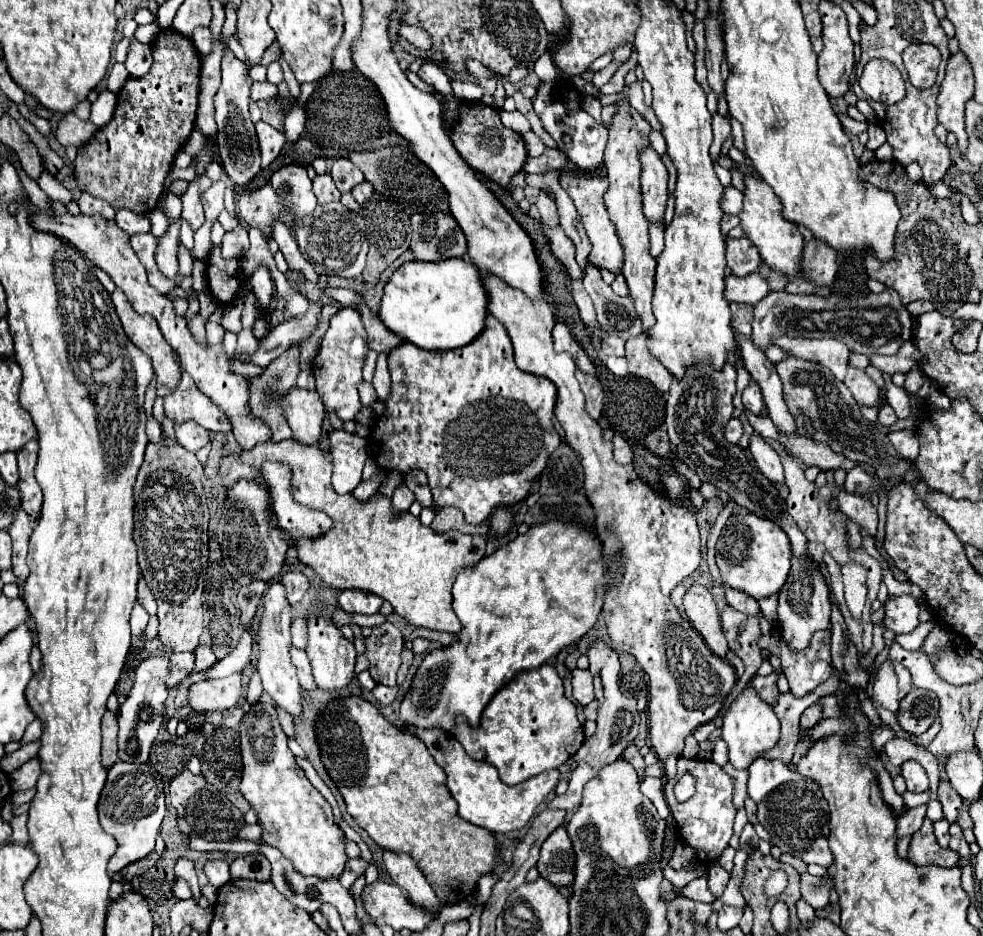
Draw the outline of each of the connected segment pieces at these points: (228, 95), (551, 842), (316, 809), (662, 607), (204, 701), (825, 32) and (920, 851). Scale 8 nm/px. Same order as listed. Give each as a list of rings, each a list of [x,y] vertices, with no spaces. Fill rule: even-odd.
[[[226,47],[226,55],[222,57],[222,85],[218,93],[214,95],[216,105],[216,123],[218,123],[218,149],[220,149],[220,161],[228,177],[234,185],[242,187],[246,185],[258,171],[260,171],[260,149],[254,125],[250,121],[248,113],[250,103],[250,77],[248,69],[244,67],[244,61],[236,59],[236,55]]]
[[[558,827],[542,845],[540,859],[536,869],[542,879],[550,879],[552,885],[568,887],[572,885],[572,869],[574,869],[574,853],[572,843],[568,839],[566,827]]]
[[[256,703],[242,717],[240,749],[244,761],[240,791],[258,811],[258,823],[264,827],[262,841],[276,847],[302,875],[316,875],[322,879],[338,877],[348,861],[340,843],[344,833],[334,823],[330,803],[308,781],[304,769],[298,767],[278,713],[272,711],[272,707],[266,709],[264,703]]]
[[[480,271],[482,285],[488,293],[488,313],[494,315],[508,331],[512,345],[514,345],[514,357],[516,365],[530,375],[544,375],[548,377],[556,389],[558,389],[558,401],[556,401],[556,417],[560,425],[566,431],[566,443],[580,453],[582,467],[584,467],[584,489],[590,499],[590,503],[596,509],[596,531],[602,537],[604,543],[604,559],[616,561],[620,559],[620,571],[616,563],[610,567],[610,577],[606,577],[606,595],[604,595],[604,621],[608,627],[608,635],[612,641],[612,647],[620,653],[626,651],[636,657],[638,665],[648,675],[650,685],[650,699],[648,699],[648,717],[650,717],[650,743],[654,745],[656,757],[660,763],[666,763],[668,755],[682,755],[684,739],[700,725],[712,721],[726,695],[732,691],[736,683],[736,673],[728,665],[728,661],[720,659],[710,651],[710,647],[704,643],[700,633],[690,625],[690,621],[678,613],[678,609],[670,601],[670,591],[684,581],[684,577],[690,577],[698,571],[702,553],[700,553],[700,535],[696,525],[696,513],[686,507],[678,505],[664,495],[654,493],[632,467],[620,467],[612,459],[612,443],[606,443],[602,439],[600,427],[596,421],[586,413],[584,409],[584,395],[580,391],[580,385],[574,377],[576,365],[572,363],[572,357],[566,353],[554,353],[552,349],[552,337],[550,331],[554,327],[554,315],[546,301],[530,301],[522,291],[516,291],[508,287],[502,279],[496,279],[494,275],[486,275],[486,271]]]
[[[242,673],[224,679],[204,679],[190,685],[188,703],[194,711],[230,711],[242,697]]]
[[[832,1],[820,3],[820,15],[822,15],[822,39],[824,49],[818,55],[818,77],[822,87],[830,97],[842,97],[850,91],[850,75],[854,71],[854,43],[848,33],[848,21],[842,7],[838,7]]]
[[[924,819],[922,827],[914,833],[910,841],[908,861],[914,865],[940,865],[940,867],[956,867],[960,861],[960,855],[952,849],[942,849],[936,843],[936,835],[932,831],[934,823],[930,819]]]

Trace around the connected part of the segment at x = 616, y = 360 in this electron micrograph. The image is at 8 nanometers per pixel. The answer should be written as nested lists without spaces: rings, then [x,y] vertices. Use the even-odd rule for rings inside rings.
[[[608,357],[606,359],[606,367],[614,375],[620,375],[620,377],[628,375],[628,361],[624,357]]]

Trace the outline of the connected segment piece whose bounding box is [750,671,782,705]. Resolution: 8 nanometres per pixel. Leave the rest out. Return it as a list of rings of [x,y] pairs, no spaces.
[[[774,671],[774,673],[766,675],[766,677],[760,677],[760,675],[758,675],[758,677],[754,677],[752,683],[750,683],[750,687],[752,687],[756,693],[760,693],[760,699],[768,701],[768,705],[774,705],[776,699],[780,697],[780,689],[776,687],[776,681],[778,681],[780,673],[782,673],[782,671]]]

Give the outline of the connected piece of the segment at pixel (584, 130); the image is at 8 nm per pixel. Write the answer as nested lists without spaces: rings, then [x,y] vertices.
[[[542,83],[538,87],[538,95],[534,99],[534,111],[540,117],[544,129],[556,141],[556,145],[570,157],[570,161],[574,161],[578,165],[578,169],[582,169],[582,171],[598,171],[600,169],[602,153],[604,153],[606,141],[608,141],[608,129],[602,123],[592,119],[582,109],[576,109],[572,113],[568,109],[564,109],[564,101],[554,93],[554,83]]]

